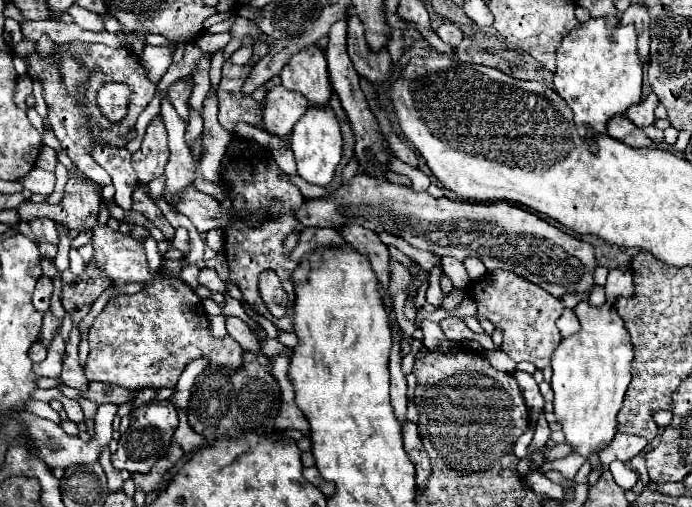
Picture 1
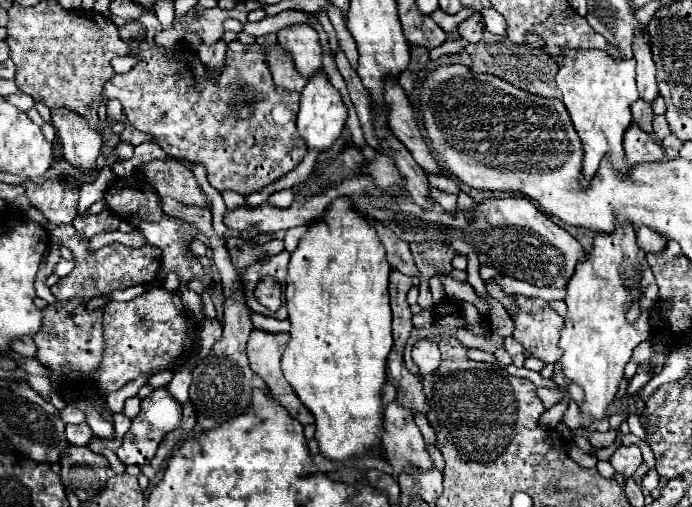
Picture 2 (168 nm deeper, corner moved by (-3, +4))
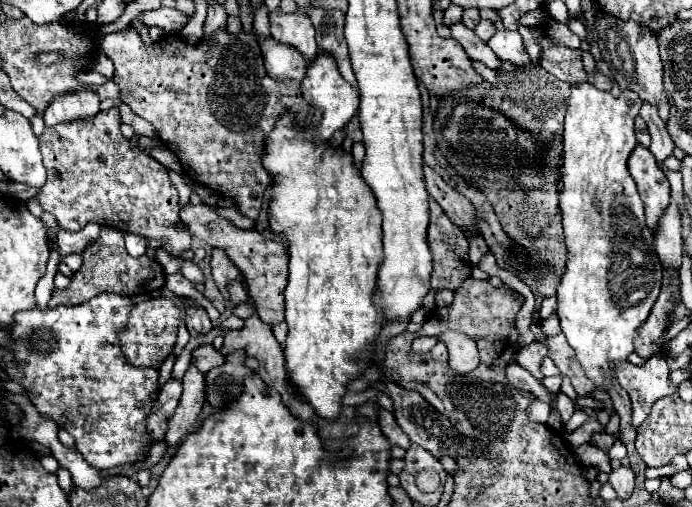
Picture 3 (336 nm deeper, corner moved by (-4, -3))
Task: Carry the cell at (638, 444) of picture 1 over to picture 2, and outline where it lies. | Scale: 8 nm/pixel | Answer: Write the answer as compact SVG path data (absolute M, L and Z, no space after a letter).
M620 445L614 455L610 457L612 467L622 473L624 477L632 477L634 471L638 469L638 465L642 463L642 453L638 445Z

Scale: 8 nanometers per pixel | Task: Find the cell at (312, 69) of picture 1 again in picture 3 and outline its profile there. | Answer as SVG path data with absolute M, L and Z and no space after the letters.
M273 10L269 12L269 20L271 20L271 36L277 42L289 44L297 48L307 60L313 60L319 48L315 42L315 28L307 14L303 12L287 14L281 10Z

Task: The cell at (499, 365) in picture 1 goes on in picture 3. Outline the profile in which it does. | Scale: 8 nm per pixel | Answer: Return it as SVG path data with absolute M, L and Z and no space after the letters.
M531 344L531 346L525 346L521 348L521 352L517 354L517 364L521 368L525 368L527 372L531 372L537 380L543 380L543 374L541 374L541 362L543 358L547 356L547 348L543 344Z

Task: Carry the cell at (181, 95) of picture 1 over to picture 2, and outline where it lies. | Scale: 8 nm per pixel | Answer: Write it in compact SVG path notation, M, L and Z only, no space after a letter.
M135 56L115 57L111 63L115 73L122 74L132 69L139 60Z

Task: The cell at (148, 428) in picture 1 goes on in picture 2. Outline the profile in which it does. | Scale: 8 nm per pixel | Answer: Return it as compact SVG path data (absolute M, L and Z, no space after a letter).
M164 387L154 389L152 395L148 395L146 399L142 399L142 407L140 413L132 419L132 425L128 429L128 433L124 435L122 445L118 447L116 455L124 465L144 465L148 463L156 451L158 445L162 443L164 435L170 433L172 429L178 429L182 425L182 405L178 401L174 401L174 397L170 397L170 393L166 393Z

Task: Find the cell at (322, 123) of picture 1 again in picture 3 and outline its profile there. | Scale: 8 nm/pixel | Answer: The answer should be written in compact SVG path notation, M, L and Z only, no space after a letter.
M323 50L317 52L317 56L309 62L307 74L301 80L301 90L303 90L303 98L309 102L309 106L323 110L323 116L321 116L319 124L315 126L317 140L329 140L337 130L341 130L353 118L353 114L359 108L359 90L355 86L351 86L339 74L335 58L329 52L323 52Z

